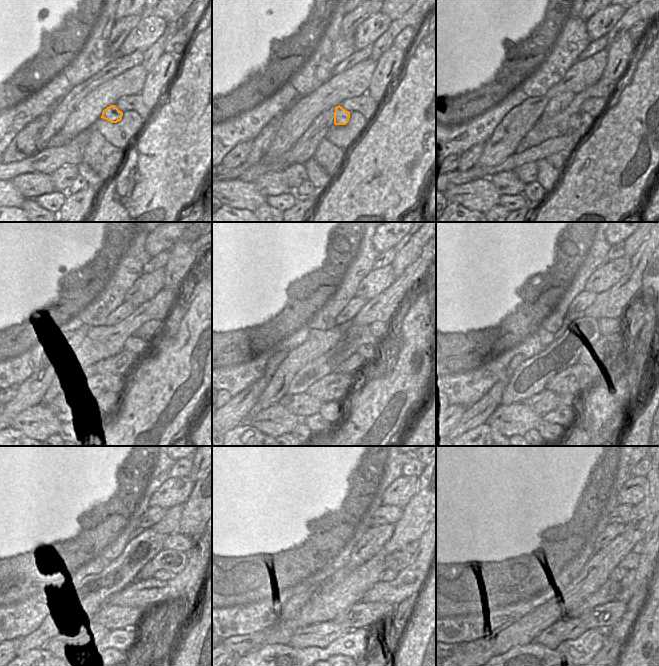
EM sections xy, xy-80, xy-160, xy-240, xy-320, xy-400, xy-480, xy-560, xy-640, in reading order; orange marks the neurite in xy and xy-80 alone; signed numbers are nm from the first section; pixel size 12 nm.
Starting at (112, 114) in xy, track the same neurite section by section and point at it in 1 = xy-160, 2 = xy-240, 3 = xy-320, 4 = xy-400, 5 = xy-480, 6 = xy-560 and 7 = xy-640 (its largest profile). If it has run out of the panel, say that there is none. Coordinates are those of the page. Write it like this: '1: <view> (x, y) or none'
1: xy-160 (575, 121)
2: xy-240 (135, 345)
3: xy-320 (367, 351)
4: xy-400 (597, 349)
5: xy-480 (159, 575)
6: xy-560 (388, 575)
7: xy-640 (619, 572)

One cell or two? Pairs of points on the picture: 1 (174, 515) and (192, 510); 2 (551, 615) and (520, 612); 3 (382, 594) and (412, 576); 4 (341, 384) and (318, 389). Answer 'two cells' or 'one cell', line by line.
1: two cells
2: two cells
3: one cell
4: one cell

